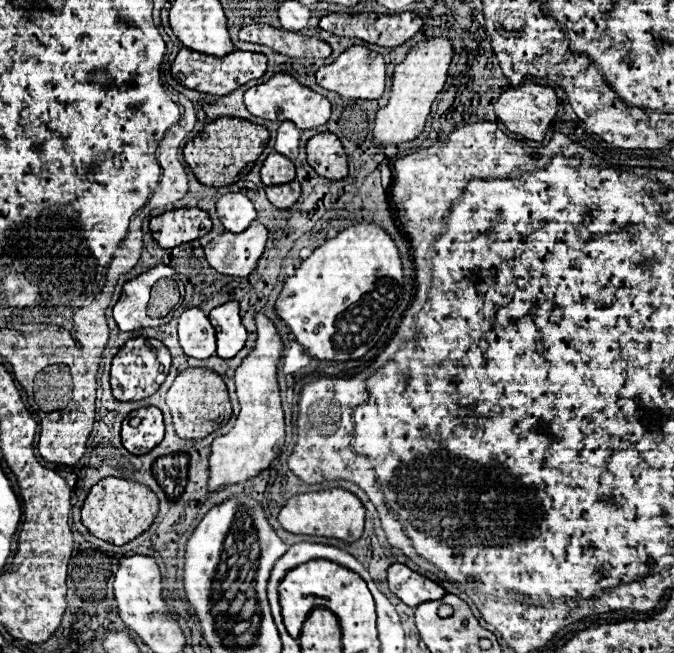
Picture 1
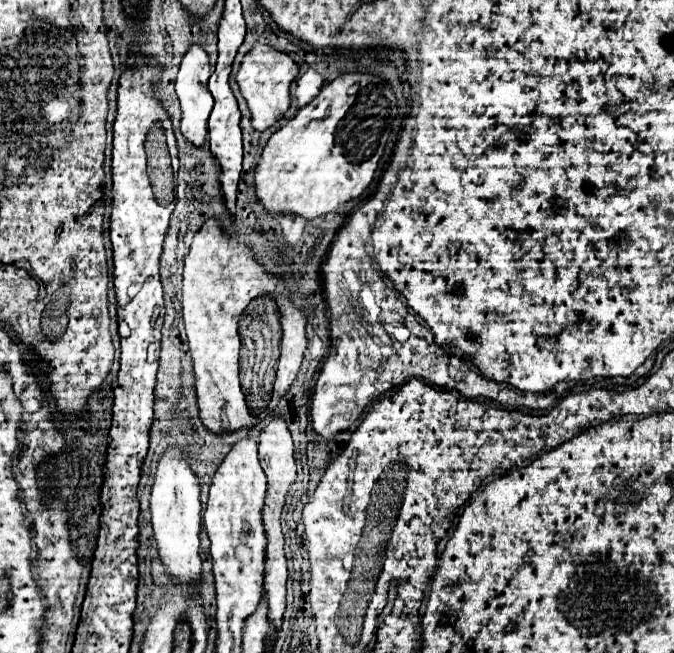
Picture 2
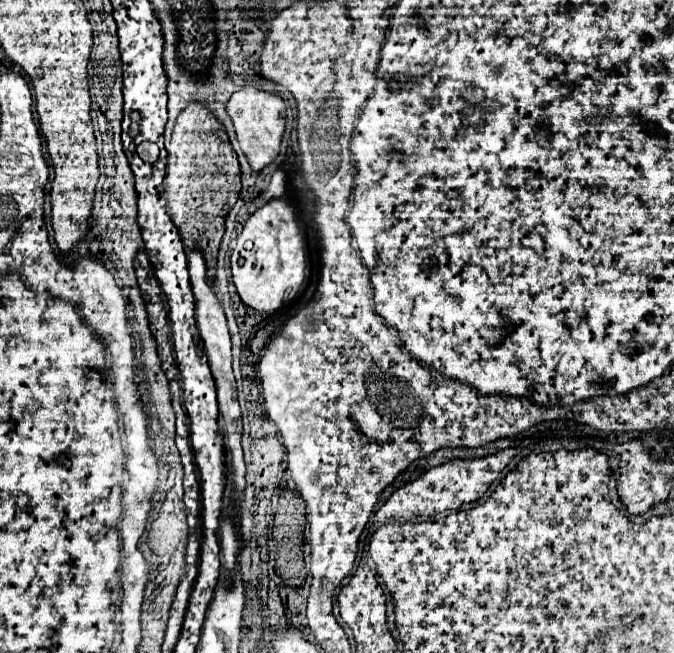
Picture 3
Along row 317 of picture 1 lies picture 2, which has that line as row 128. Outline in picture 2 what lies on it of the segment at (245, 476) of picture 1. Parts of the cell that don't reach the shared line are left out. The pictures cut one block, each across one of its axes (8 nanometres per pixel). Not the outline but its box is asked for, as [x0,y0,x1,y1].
[236,44,300,132]

